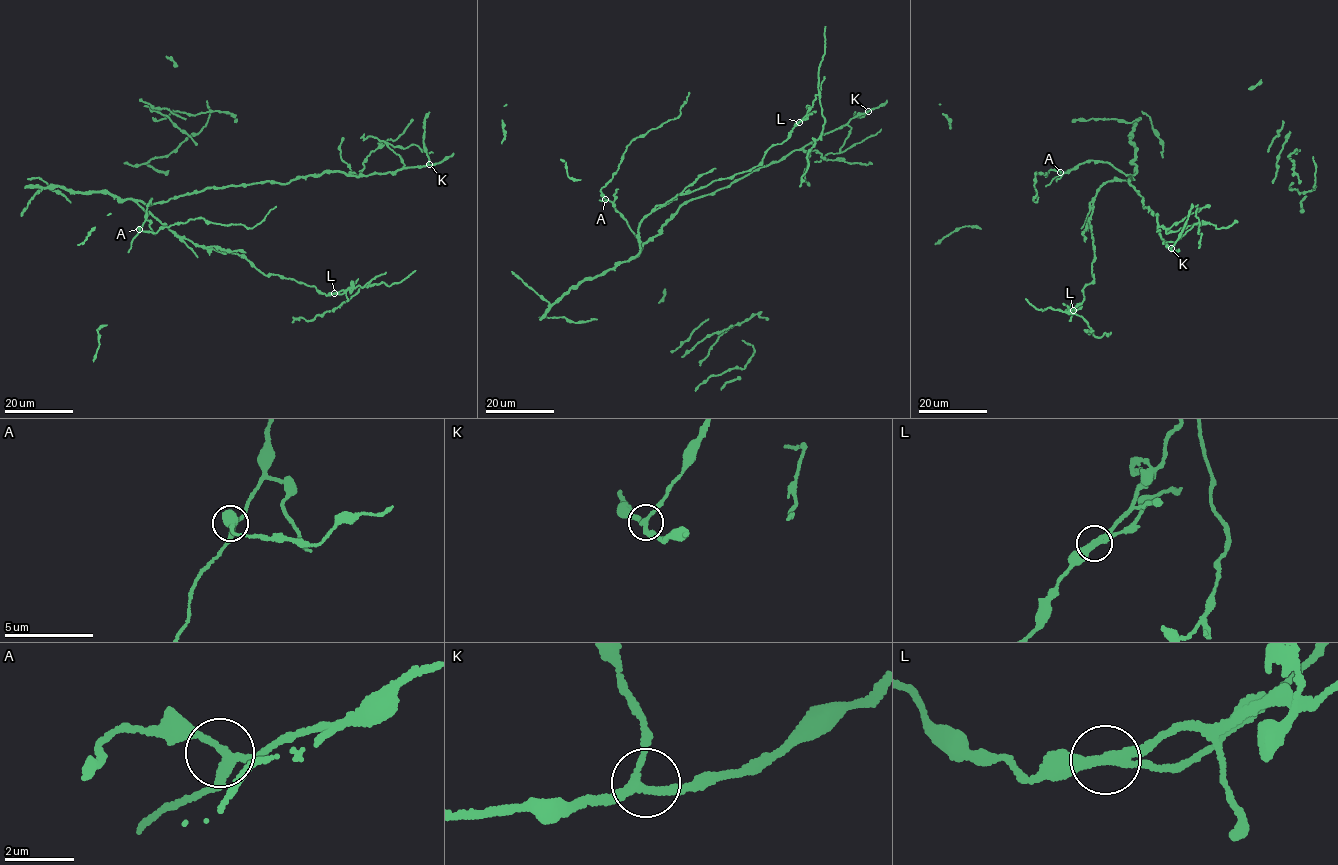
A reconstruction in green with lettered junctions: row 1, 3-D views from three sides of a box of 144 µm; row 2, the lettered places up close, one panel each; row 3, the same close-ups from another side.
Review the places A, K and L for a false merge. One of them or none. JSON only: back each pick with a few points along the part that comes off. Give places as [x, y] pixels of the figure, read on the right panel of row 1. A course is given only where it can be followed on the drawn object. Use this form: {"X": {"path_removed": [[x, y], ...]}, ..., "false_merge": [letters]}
{"L": {"path_removed": [[1073, 310], [1067, 310], [1080, 315], [1095, 336], [1106, 333], [1108, 335]]}, "false_merge": ["L"]}

